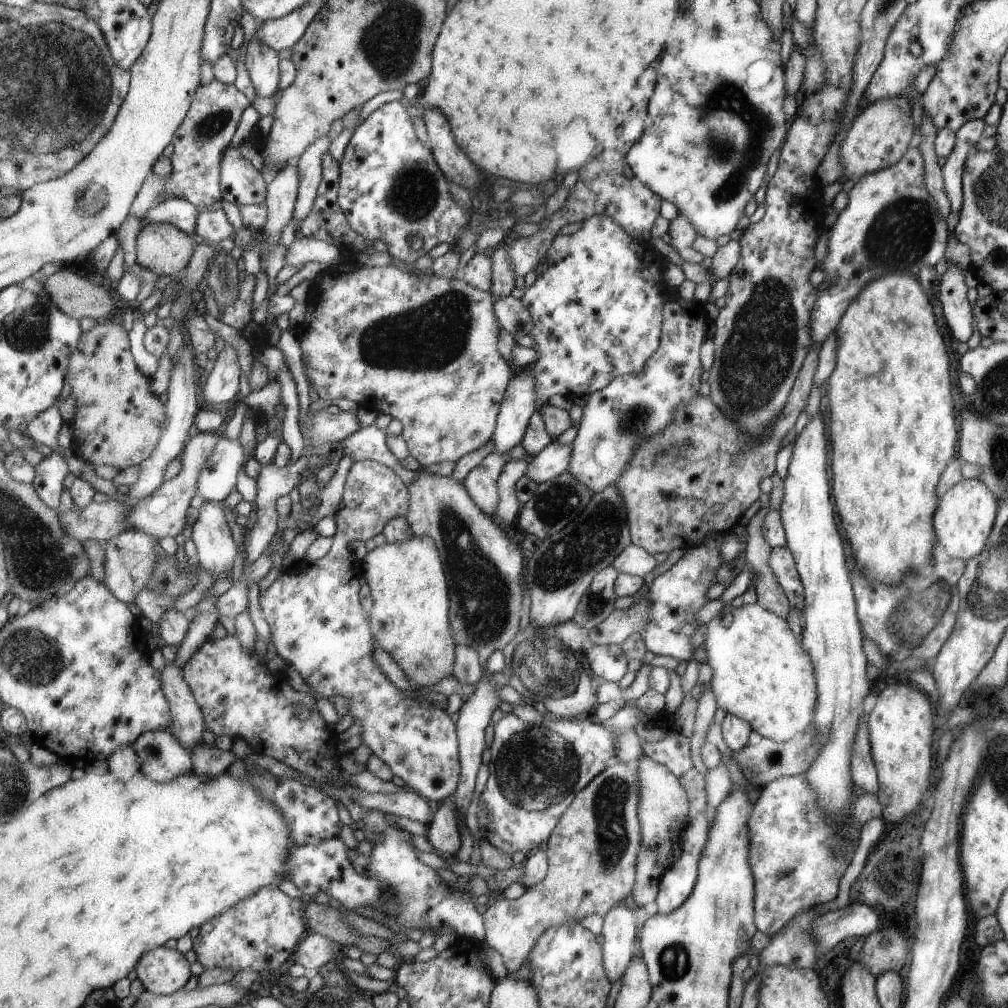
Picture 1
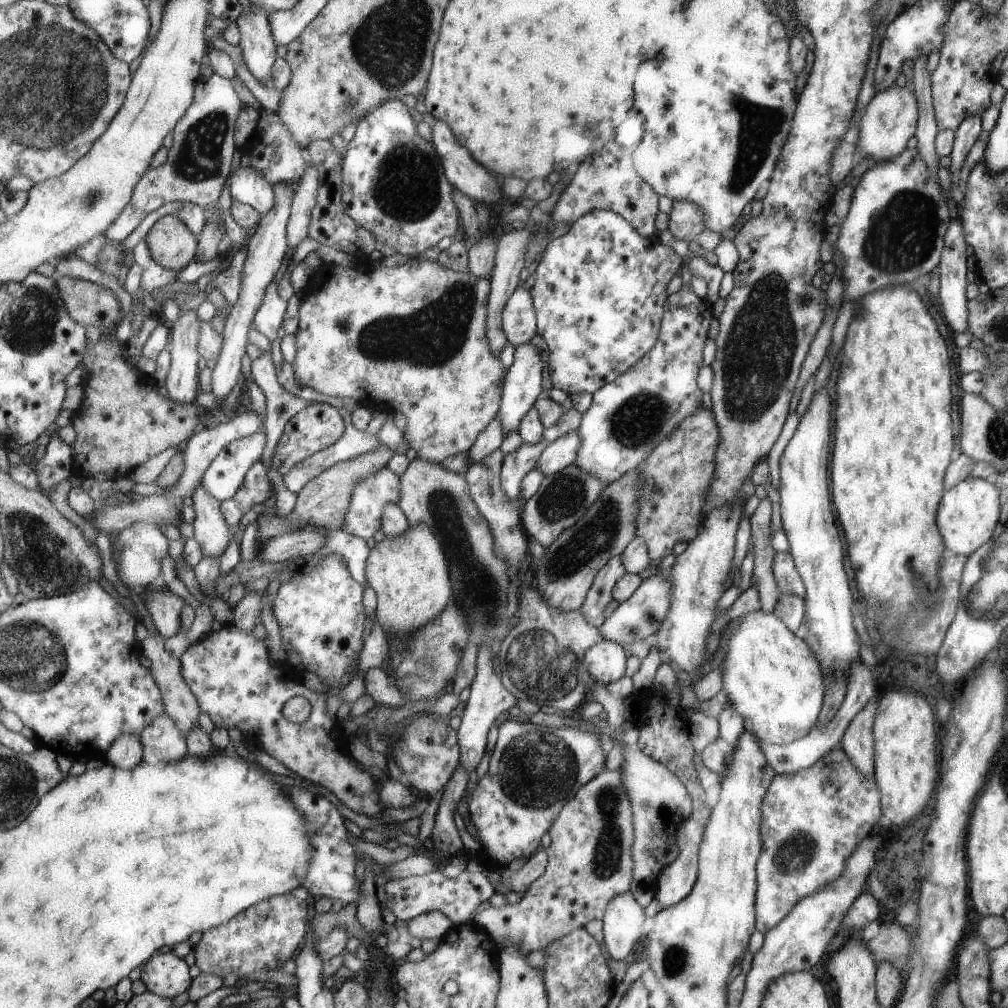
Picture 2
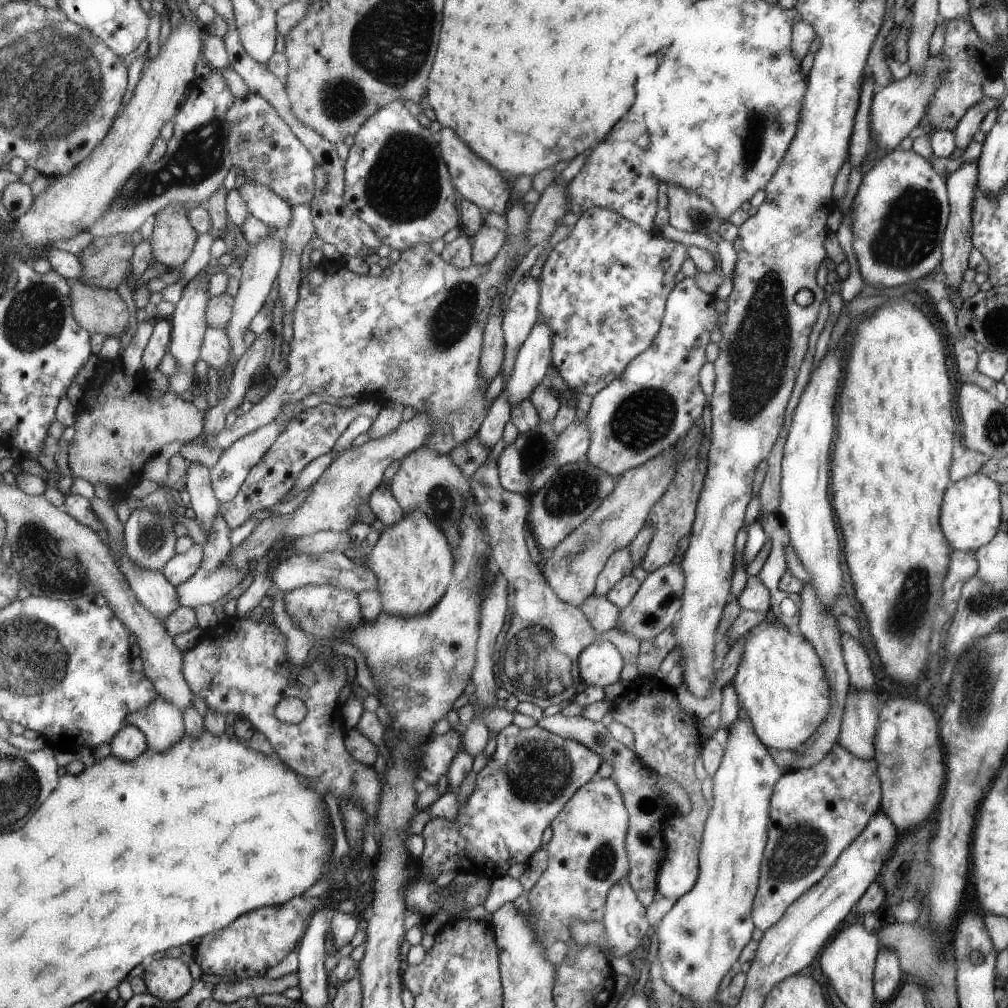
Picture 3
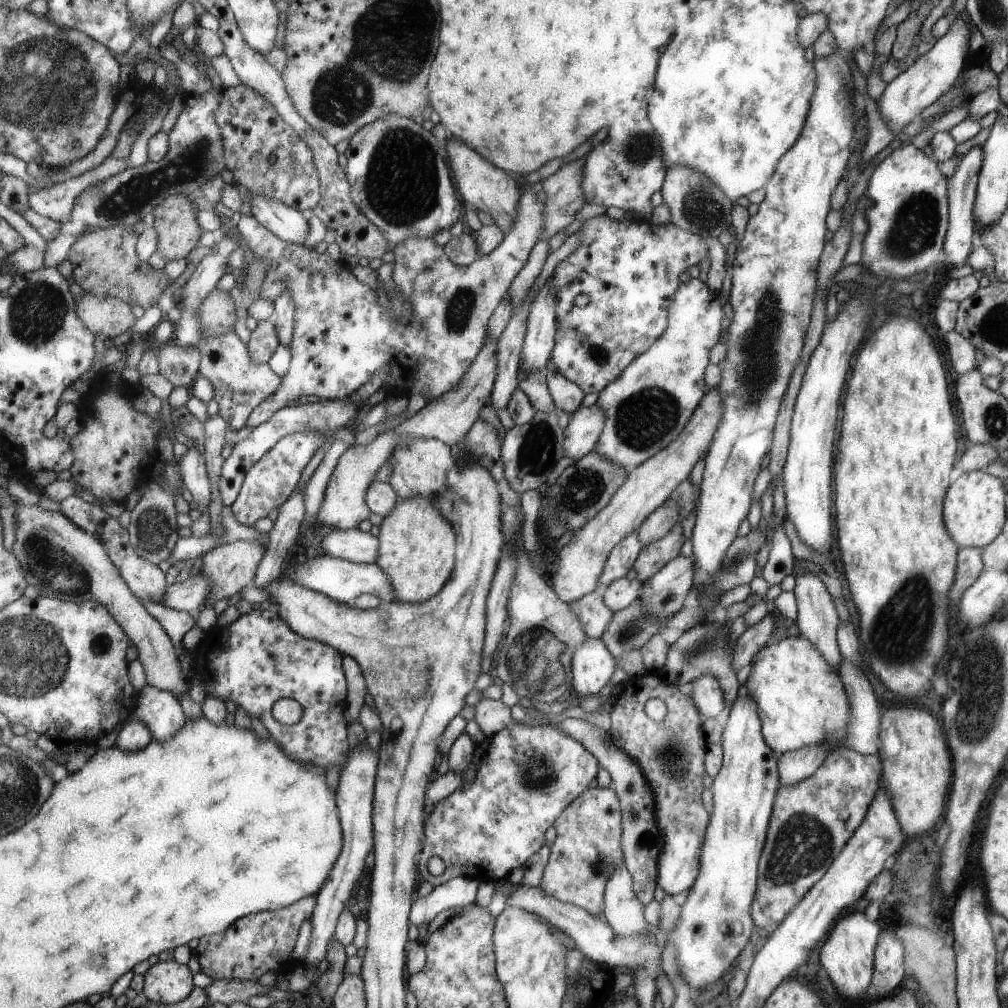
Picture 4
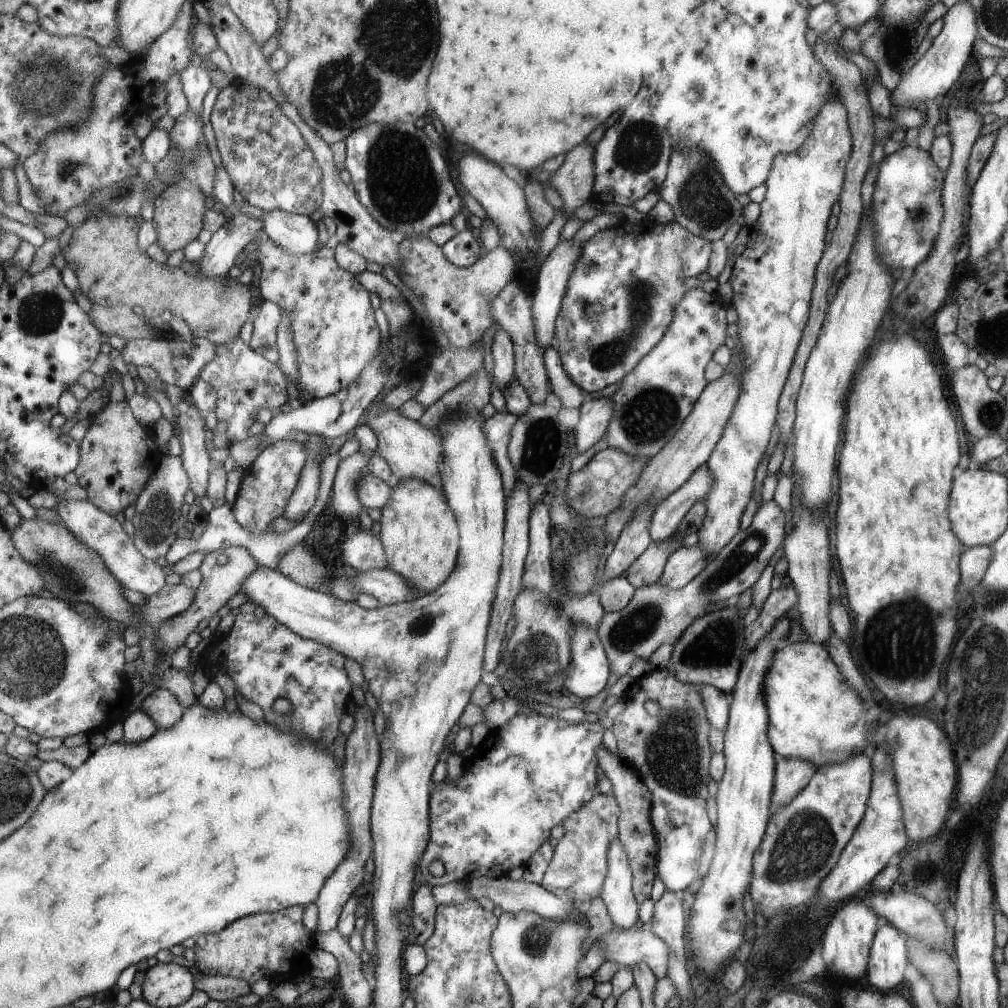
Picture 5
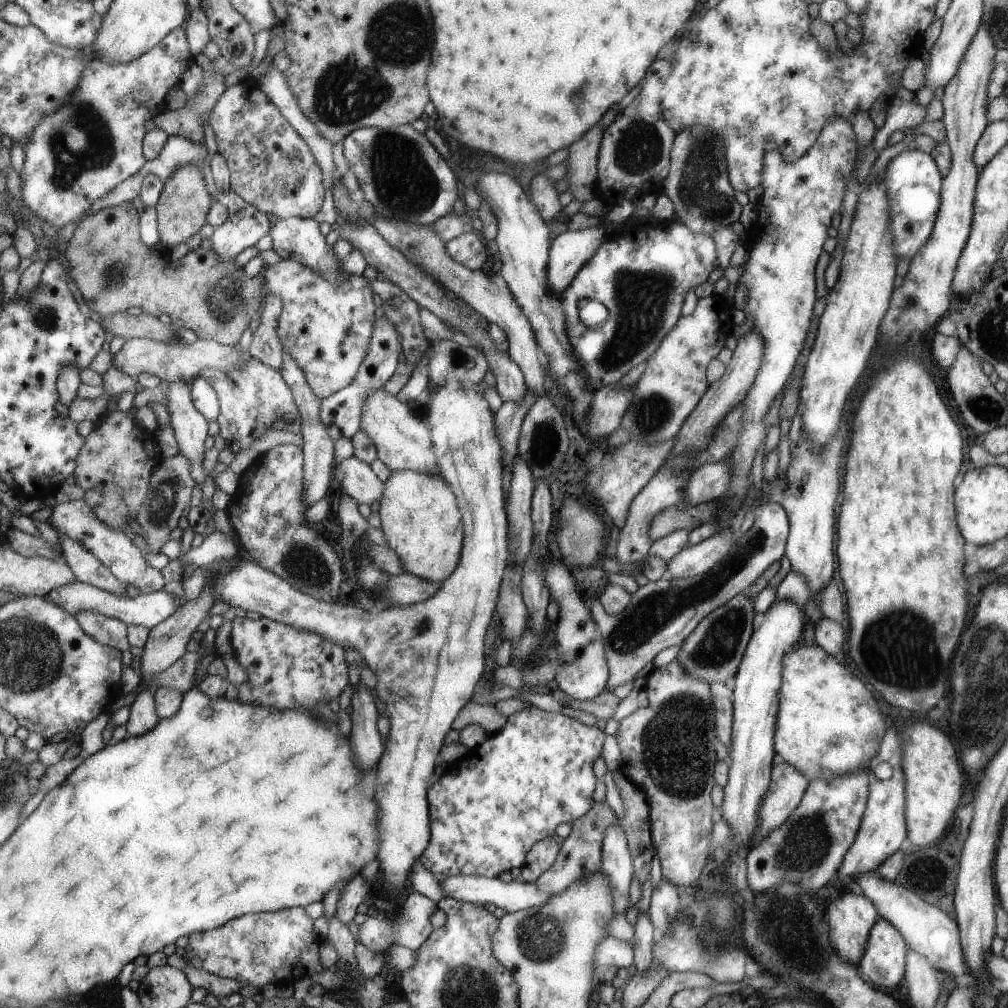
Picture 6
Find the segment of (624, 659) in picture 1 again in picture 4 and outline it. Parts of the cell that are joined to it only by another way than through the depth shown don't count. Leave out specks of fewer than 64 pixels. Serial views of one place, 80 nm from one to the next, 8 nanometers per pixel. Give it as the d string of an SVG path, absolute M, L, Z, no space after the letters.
M589 638L577 647L573 658L574 694L589 696L601 692L617 670L616 656L601 638Z

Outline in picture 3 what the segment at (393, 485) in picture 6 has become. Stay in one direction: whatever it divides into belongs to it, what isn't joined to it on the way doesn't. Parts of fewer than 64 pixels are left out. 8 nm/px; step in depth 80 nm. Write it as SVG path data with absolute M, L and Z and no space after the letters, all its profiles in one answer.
M413 509L397 524L384 527L367 560L380 584L381 611L405 616L427 612L445 596L456 561L446 532L421 509Z

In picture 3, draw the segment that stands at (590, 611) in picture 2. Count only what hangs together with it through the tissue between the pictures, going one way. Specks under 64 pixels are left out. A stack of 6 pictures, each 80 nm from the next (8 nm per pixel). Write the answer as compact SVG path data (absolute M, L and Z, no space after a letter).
M630 545L617 549L607 561L606 567L601 575L599 575L596 584L595 594L605 595L625 576L631 574L633 570L634 560Z

